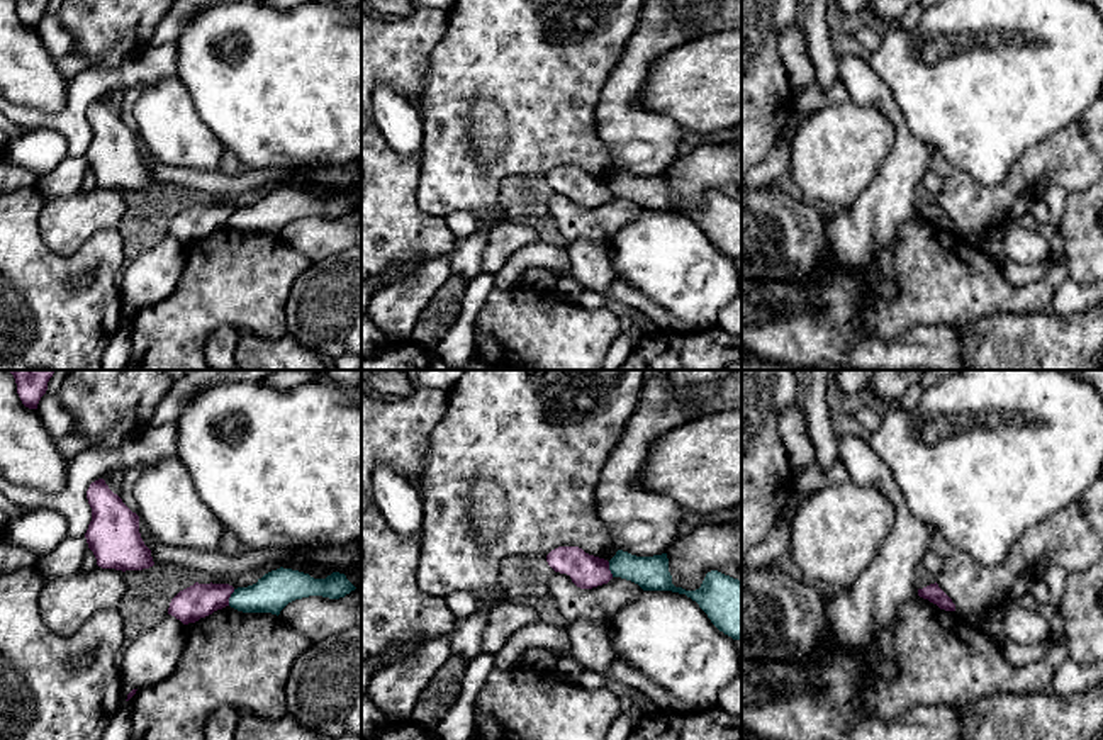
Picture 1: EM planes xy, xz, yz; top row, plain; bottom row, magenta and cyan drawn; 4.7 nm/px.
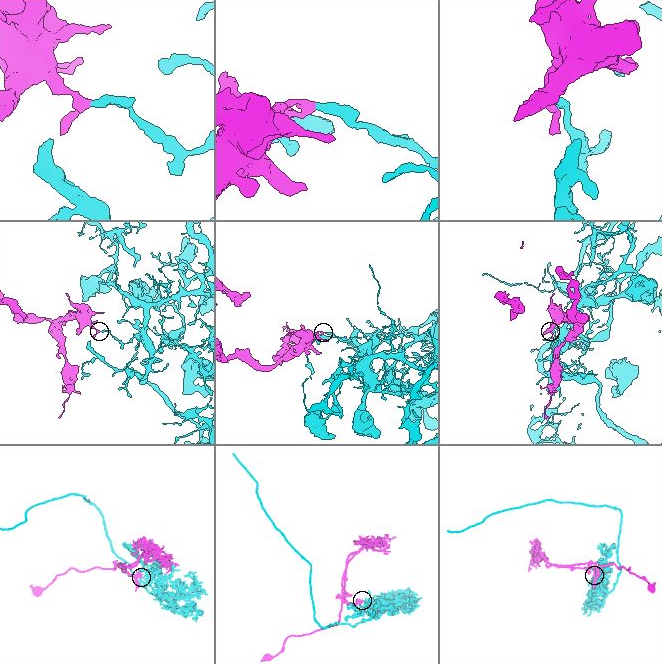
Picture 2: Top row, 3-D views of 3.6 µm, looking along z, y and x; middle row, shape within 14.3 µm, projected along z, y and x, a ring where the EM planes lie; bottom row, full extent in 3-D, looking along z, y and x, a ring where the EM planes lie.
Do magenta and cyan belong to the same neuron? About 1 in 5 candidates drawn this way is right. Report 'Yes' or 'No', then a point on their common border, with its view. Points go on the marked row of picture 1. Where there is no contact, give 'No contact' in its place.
No. Touches magenta at xy (229, 596)

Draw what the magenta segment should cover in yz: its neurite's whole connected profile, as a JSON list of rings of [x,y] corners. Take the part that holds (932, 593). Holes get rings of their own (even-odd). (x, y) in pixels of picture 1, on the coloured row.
[[[930,584],[923,589],[918,589],[918,596],[937,604],[940,609],[955,611],[952,599],[938,587],[938,584]]]

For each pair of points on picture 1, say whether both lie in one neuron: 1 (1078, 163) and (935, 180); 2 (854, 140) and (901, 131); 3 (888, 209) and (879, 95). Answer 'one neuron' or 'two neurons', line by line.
1: two neurons
2: two neurons
3: one neuron

